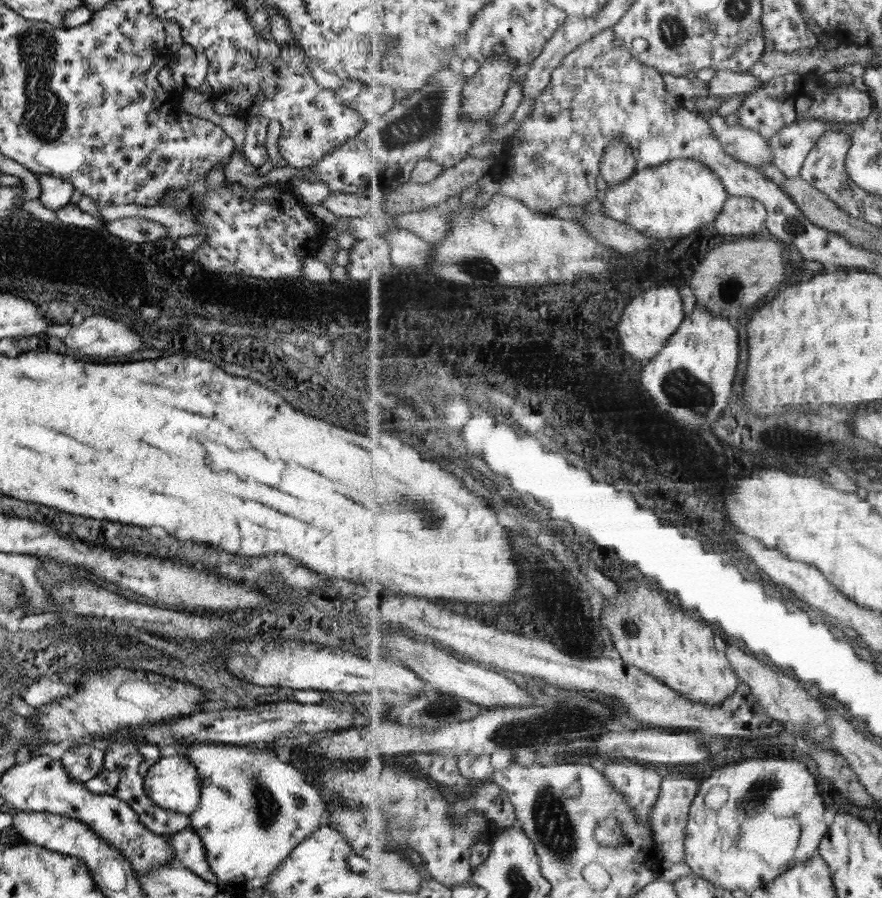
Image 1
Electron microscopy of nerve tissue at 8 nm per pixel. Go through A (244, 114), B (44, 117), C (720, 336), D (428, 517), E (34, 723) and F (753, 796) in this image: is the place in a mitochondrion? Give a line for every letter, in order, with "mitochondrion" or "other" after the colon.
A: other
B: mitochondrion
C: other
D: mitochondrion
E: other
F: mitochondrion

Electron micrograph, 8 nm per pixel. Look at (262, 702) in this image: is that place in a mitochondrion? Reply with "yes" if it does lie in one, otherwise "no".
no

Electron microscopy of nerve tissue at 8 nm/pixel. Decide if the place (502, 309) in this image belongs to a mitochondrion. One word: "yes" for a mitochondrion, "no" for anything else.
no

